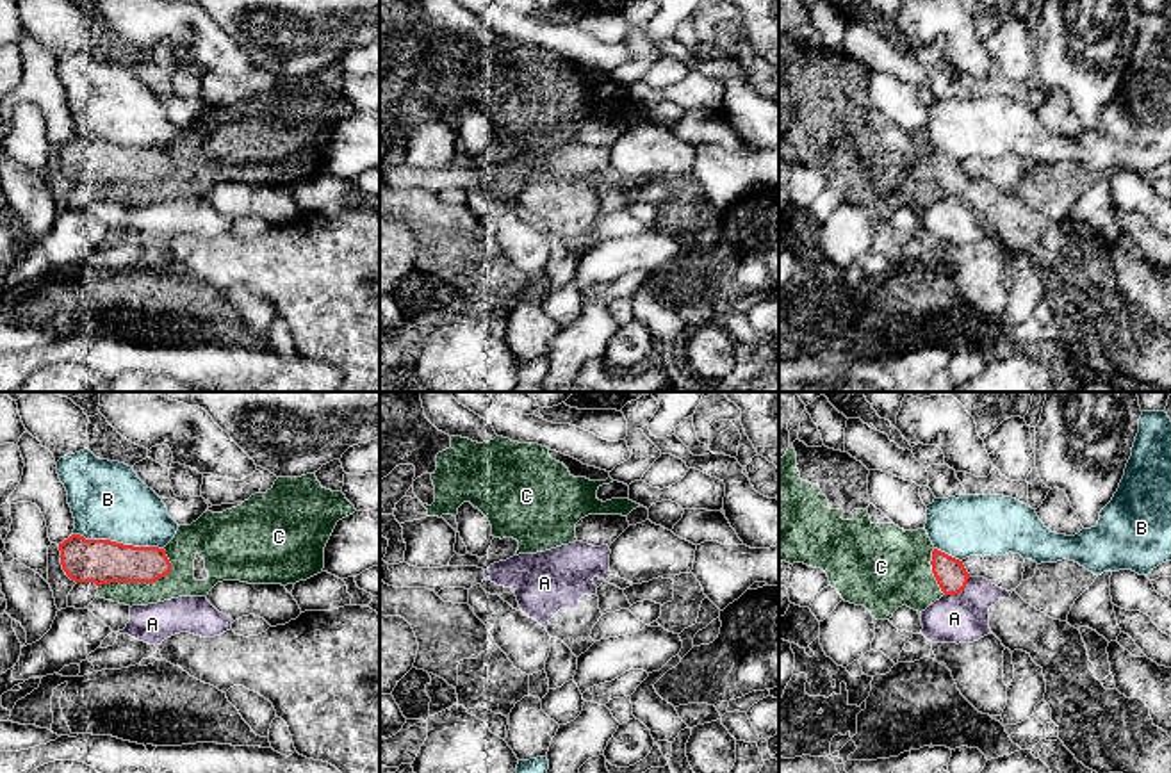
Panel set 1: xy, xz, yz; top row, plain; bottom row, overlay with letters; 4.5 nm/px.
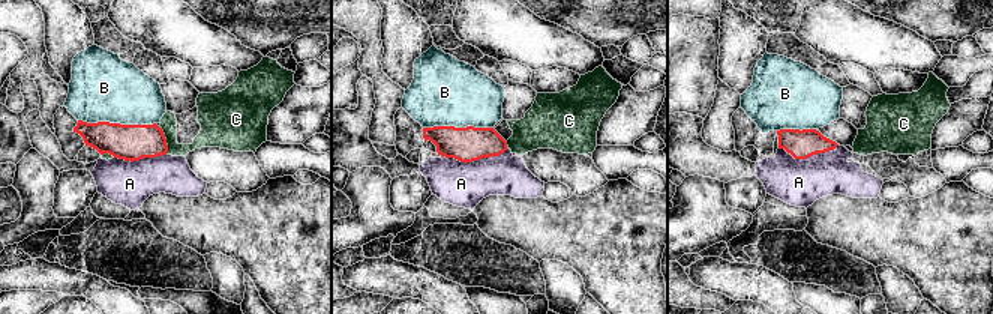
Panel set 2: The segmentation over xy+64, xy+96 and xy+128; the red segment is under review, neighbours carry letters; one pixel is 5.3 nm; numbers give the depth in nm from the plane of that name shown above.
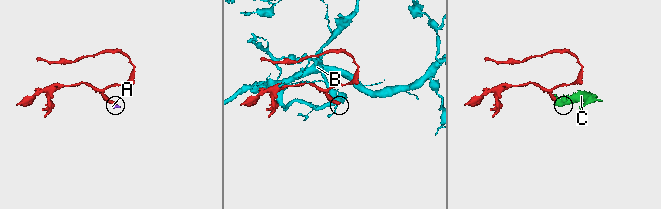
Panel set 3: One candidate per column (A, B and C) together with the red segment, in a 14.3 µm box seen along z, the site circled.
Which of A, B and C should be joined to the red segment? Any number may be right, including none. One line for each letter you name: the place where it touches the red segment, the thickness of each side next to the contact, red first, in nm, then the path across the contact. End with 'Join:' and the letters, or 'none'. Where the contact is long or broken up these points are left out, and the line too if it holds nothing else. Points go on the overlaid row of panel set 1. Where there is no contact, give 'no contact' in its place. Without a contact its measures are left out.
A: meets red in yz at (959, 592); 140 nm thick on the red side, 220 nm on the other; runs through yz (950, 574), (959, 592), (959, 613), (954, 618)
Join: A

